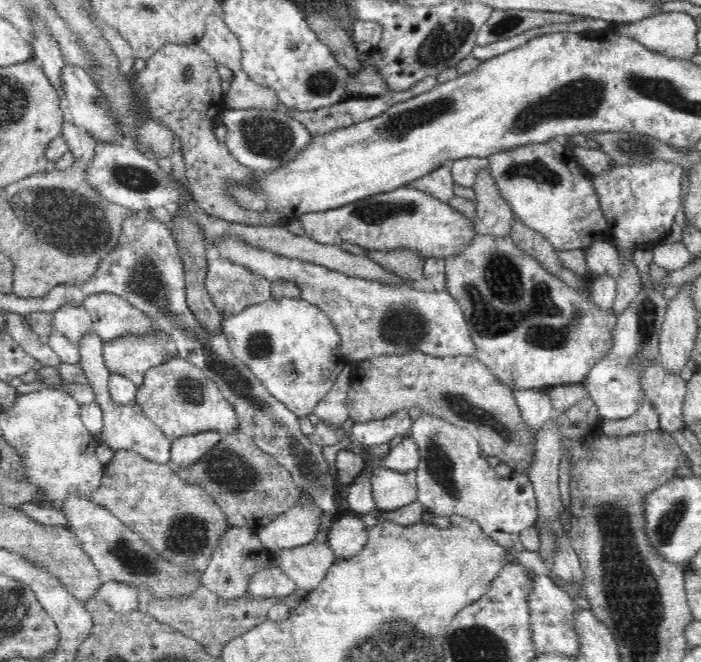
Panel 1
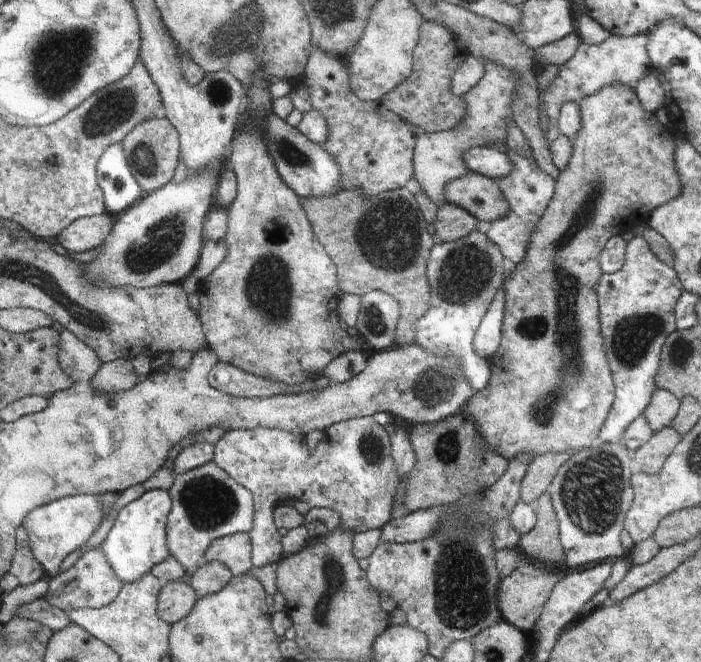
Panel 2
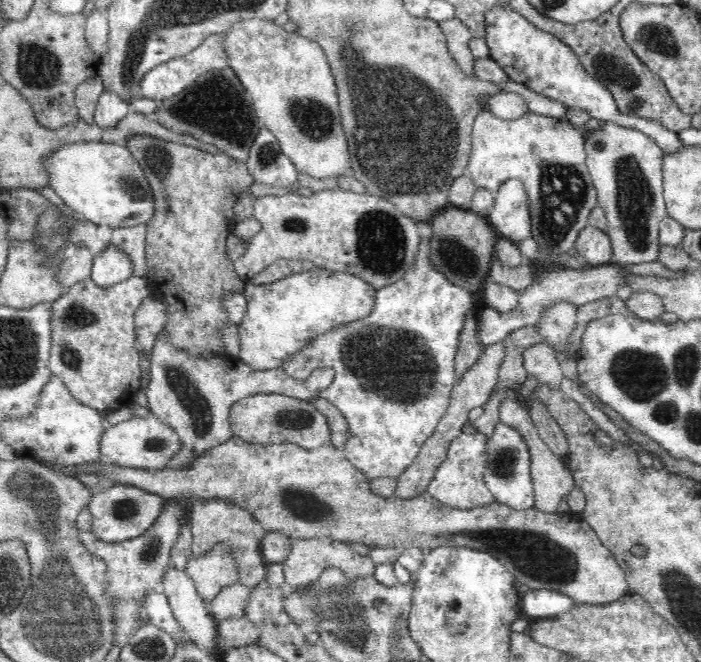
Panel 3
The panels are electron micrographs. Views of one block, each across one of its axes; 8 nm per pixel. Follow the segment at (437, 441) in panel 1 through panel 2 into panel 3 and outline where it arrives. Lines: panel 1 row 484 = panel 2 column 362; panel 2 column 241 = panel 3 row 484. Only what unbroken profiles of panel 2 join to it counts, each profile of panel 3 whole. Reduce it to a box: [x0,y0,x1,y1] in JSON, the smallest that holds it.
[426,431,494,509]

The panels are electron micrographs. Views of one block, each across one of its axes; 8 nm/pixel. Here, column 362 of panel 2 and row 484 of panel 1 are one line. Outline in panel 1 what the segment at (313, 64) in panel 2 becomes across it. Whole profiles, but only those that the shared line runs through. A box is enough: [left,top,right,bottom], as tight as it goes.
[90,449,232,576]

